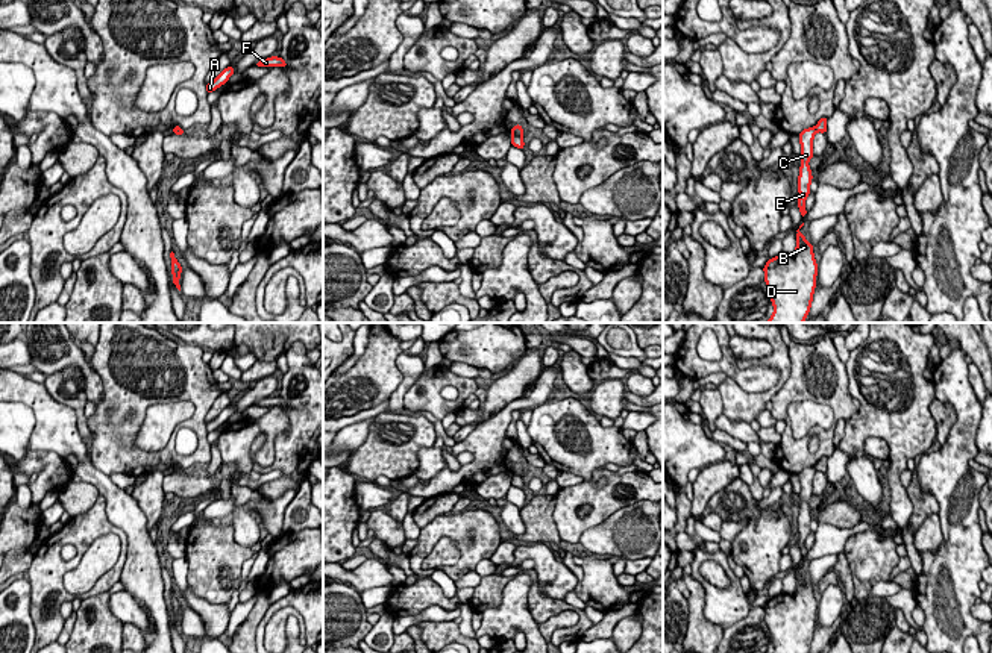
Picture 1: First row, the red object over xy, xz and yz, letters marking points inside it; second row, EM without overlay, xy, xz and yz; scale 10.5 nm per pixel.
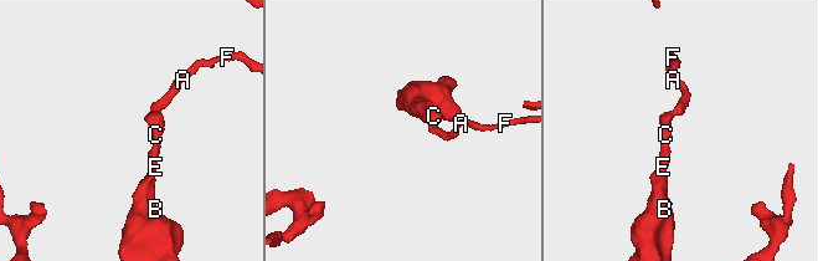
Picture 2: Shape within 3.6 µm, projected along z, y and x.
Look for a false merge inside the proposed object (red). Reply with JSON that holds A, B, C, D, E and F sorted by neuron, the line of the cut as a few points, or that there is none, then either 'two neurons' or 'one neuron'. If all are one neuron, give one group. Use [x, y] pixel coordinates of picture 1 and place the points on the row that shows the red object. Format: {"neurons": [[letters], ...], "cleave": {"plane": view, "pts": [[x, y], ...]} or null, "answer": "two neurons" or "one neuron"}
{"neurons": [["A", "F"], ["B", "C", "D", "E"]], "cleave": {"plane": "yz", "pts": [[813, 128], [816, 131]]}, "answer": "two neurons"}

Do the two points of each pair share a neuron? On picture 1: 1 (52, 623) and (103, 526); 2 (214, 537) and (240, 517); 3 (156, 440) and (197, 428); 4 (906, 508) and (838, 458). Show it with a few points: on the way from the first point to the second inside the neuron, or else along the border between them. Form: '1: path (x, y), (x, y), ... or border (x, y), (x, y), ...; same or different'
1: path (41, 599), (47, 591), (47, 556), (70, 534); same
2: border (231, 526), (234, 540), (243, 549); different
3: border (193, 406), (161, 449), (138, 449); different
4: border (838, 447), (850, 455); different

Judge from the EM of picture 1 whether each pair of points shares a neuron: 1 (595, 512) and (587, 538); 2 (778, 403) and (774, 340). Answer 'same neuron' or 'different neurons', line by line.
1: different neurons
2: different neurons

